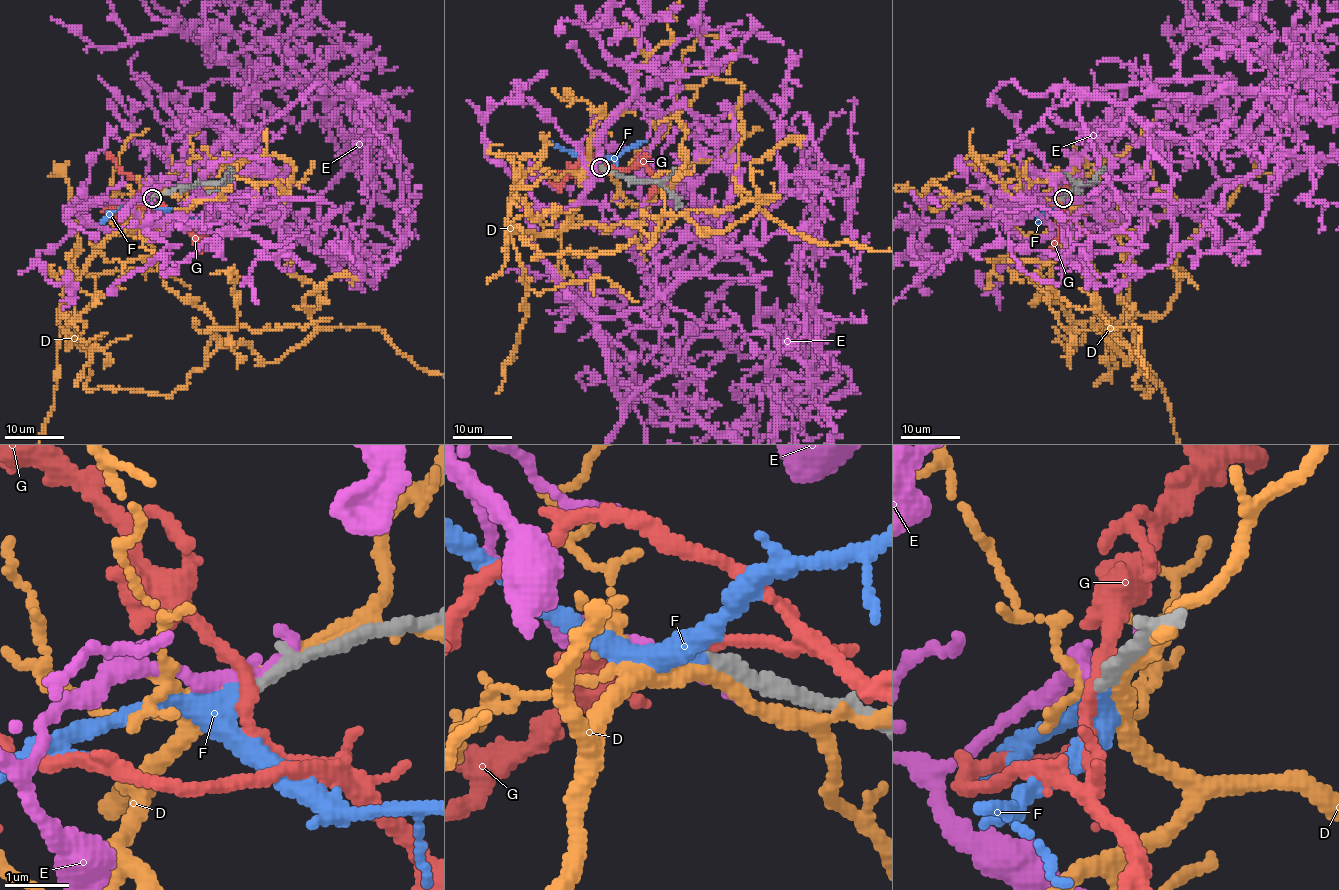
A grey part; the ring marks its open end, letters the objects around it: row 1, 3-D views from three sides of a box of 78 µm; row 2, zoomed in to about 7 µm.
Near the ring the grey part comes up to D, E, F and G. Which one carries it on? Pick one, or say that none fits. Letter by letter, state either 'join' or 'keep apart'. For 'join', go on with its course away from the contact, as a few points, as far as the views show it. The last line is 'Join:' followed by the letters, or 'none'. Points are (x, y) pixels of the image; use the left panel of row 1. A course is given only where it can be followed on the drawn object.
D: keep apart
E: keep apart
F: join
G: keep apart
Join: F

